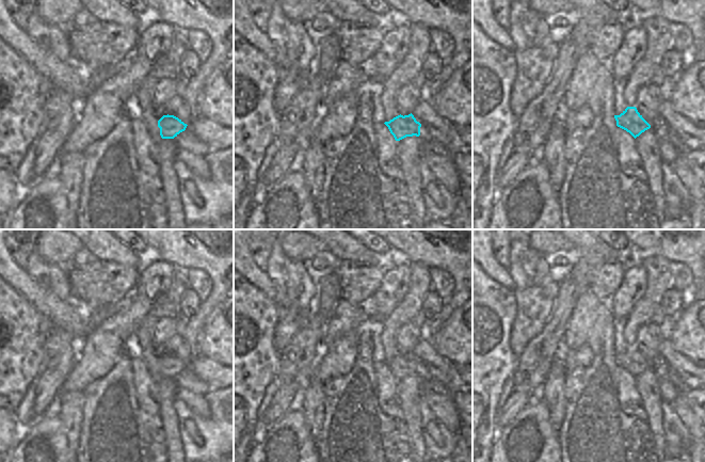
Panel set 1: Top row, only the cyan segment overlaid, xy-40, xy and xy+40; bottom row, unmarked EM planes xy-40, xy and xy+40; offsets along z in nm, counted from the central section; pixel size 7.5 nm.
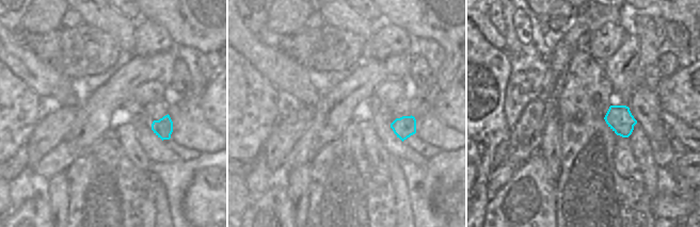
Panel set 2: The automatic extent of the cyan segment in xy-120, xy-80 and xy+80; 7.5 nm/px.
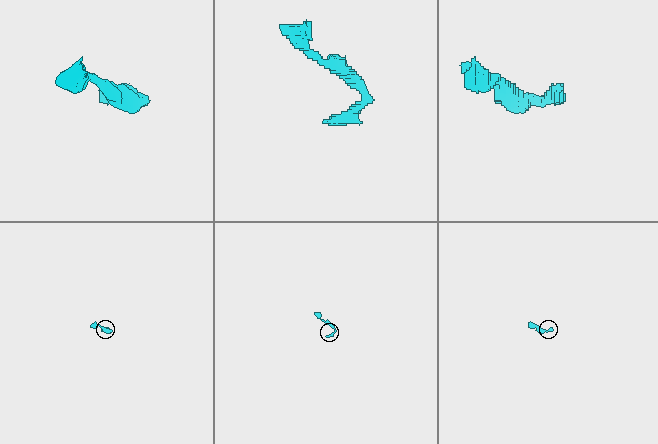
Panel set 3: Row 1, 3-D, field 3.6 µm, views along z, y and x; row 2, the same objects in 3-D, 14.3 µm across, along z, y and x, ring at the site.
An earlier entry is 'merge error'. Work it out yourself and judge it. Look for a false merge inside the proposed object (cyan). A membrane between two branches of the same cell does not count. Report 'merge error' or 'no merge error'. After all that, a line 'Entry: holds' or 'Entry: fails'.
merge error
Entry: holds

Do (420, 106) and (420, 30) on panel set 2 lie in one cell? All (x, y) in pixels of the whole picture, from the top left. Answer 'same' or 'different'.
same

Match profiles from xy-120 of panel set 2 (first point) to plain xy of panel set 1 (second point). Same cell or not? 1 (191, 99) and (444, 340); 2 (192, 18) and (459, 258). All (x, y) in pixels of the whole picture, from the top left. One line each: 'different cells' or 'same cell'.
1: different cells
2: same cell

